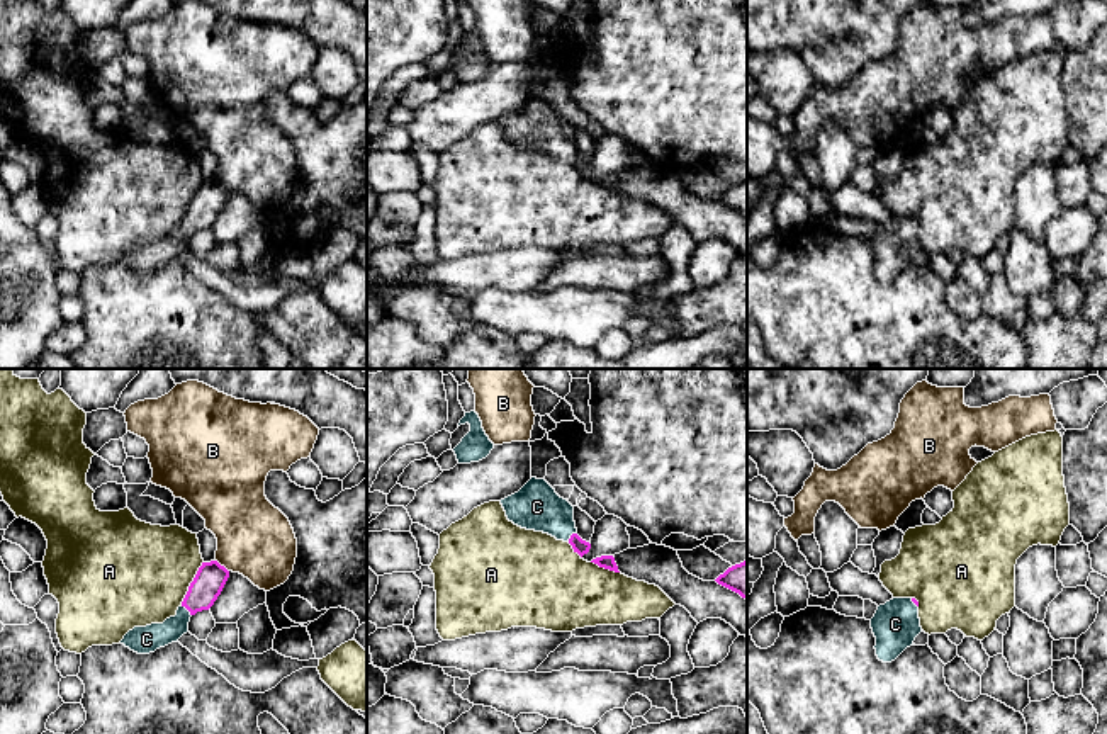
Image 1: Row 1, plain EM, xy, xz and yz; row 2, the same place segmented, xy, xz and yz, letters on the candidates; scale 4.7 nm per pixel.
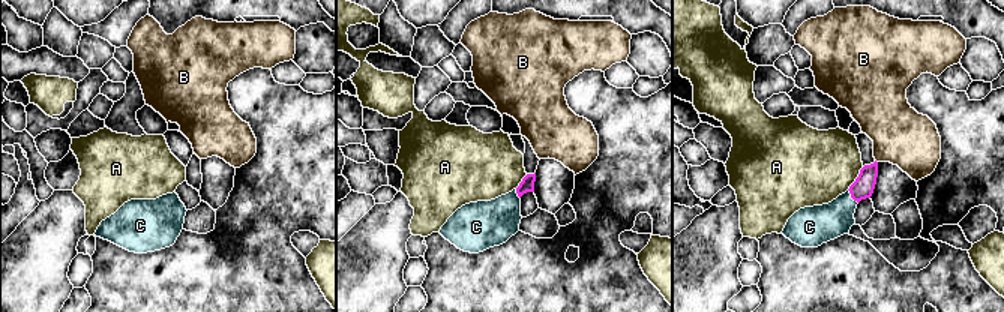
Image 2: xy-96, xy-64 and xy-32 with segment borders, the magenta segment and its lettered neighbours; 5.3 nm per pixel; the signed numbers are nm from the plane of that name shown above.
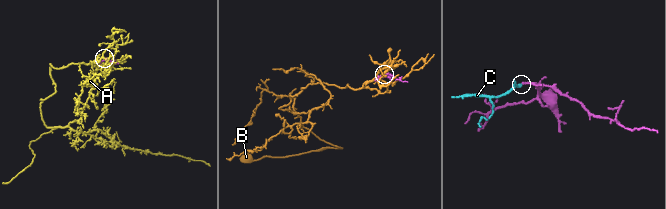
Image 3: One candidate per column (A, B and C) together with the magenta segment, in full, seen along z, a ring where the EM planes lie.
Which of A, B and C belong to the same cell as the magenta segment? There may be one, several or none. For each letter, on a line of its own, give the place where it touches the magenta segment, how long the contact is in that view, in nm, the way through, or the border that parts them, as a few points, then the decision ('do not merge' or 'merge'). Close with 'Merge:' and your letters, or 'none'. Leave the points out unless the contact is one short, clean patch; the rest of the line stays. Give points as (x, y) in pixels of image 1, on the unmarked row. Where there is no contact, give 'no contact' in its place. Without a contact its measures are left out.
A: contact xy (191, 203); length 240 nm; do not merge
B: contact xy (223, 186); length 90 nm; do not merge
C: contact xz (571, 155); length 60 nm; way xz (579, 165), (571, 155), (547, 131), (537, 126); merge
Merge: C

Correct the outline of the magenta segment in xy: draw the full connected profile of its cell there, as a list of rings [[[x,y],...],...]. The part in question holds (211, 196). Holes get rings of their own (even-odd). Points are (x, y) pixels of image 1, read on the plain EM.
[[[217,180],[202,182],[177,234],[166,238],[163,243],[134,246],[124,255],[121,263],[138,274],[149,274],[171,262],[178,262],[188,251],[190,236],[214,224],[228,197],[229,190]]]

